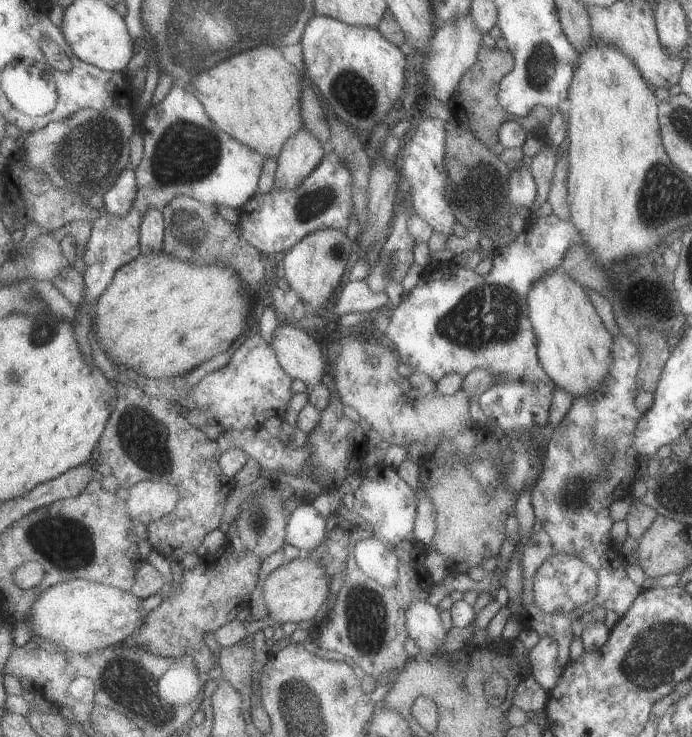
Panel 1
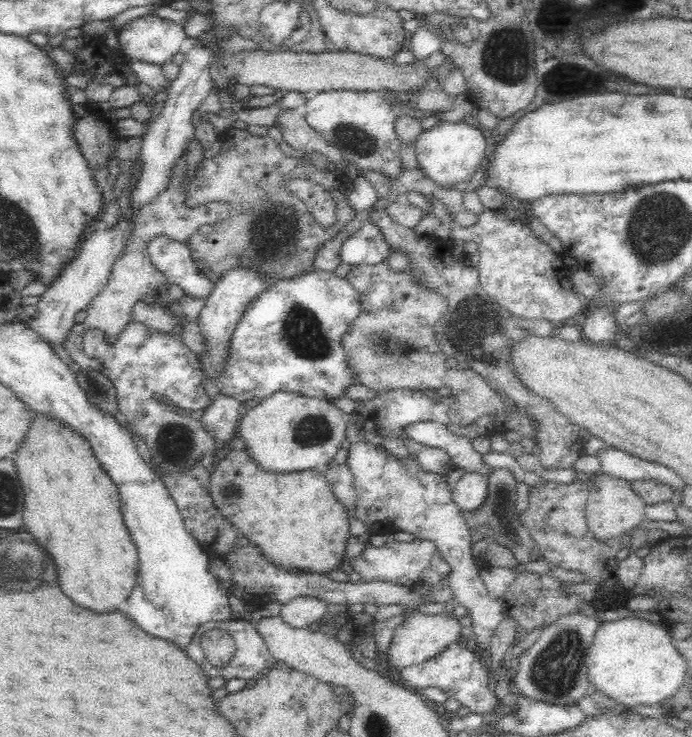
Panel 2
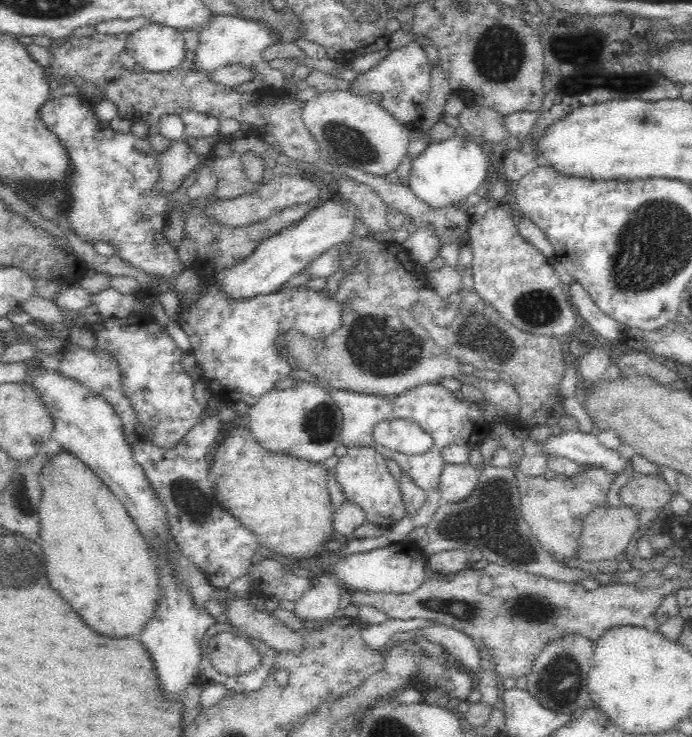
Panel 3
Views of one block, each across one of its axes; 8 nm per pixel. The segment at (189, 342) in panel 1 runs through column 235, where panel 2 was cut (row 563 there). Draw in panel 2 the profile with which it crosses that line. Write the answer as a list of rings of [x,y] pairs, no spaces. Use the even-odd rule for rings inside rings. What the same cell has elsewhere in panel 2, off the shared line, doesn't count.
[[[232,450],[226,454],[224,460],[216,468],[210,468],[210,496],[214,500],[214,506],[226,518],[234,530],[242,536],[242,540],[258,546],[262,556],[286,570],[286,572],[306,572],[306,574],[324,574],[330,570],[338,570],[338,564],[344,558],[346,540],[350,538],[350,524],[348,524],[348,510],[336,500],[332,494],[328,478],[322,474],[320,468],[306,470],[306,472],[290,472],[290,474],[272,474],[258,468],[248,452],[236,452]]]

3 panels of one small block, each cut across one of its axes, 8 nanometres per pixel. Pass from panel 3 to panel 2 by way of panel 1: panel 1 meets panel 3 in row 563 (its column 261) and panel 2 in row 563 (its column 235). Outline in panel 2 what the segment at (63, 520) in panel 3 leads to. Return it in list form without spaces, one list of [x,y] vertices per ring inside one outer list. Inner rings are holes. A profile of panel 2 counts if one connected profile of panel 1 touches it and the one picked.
[[[32,412],[30,420],[32,426],[28,428],[24,442],[20,444],[20,448],[16,448],[12,456],[16,476],[24,492],[22,524],[56,562],[58,578],[62,582],[60,586],[64,594],[74,600],[74,604],[96,612],[116,610],[118,606],[126,604],[126,598],[136,584],[138,572],[138,552],[120,514],[118,486],[104,470],[100,460],[94,456],[92,444],[84,440],[78,432],[74,432],[68,424],[64,424],[62,418],[44,412]]]

